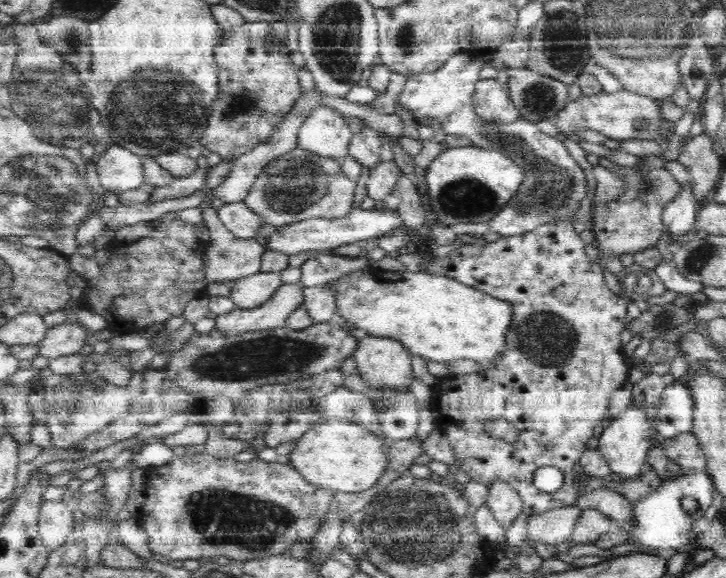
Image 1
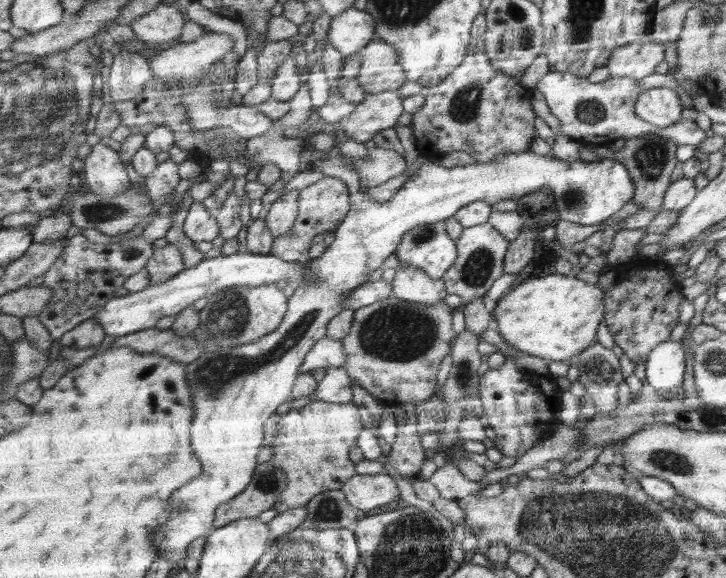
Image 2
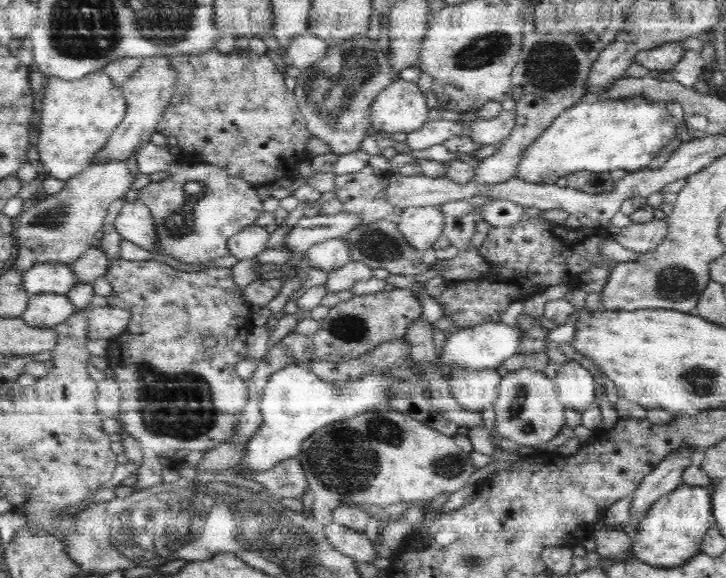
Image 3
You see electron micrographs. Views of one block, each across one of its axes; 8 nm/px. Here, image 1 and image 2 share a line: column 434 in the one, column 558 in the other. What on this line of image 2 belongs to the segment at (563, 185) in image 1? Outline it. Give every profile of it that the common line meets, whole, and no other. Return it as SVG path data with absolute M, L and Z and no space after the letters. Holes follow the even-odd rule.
M549 70L536 84L536 90L544 95L552 115L560 120L562 135L578 140L586 146L606 146L620 138L630 140L640 138L644 134L656 134L672 140L679 146L686 145L692 148L696 148L702 140L706 140L706 132L690 120L682 120L673 128L662 130L636 117L634 104L643 91L638 86L638 81L639 79L628 76L622 78L616 76L610 77L608 81L592 83L588 82L586 77Z

